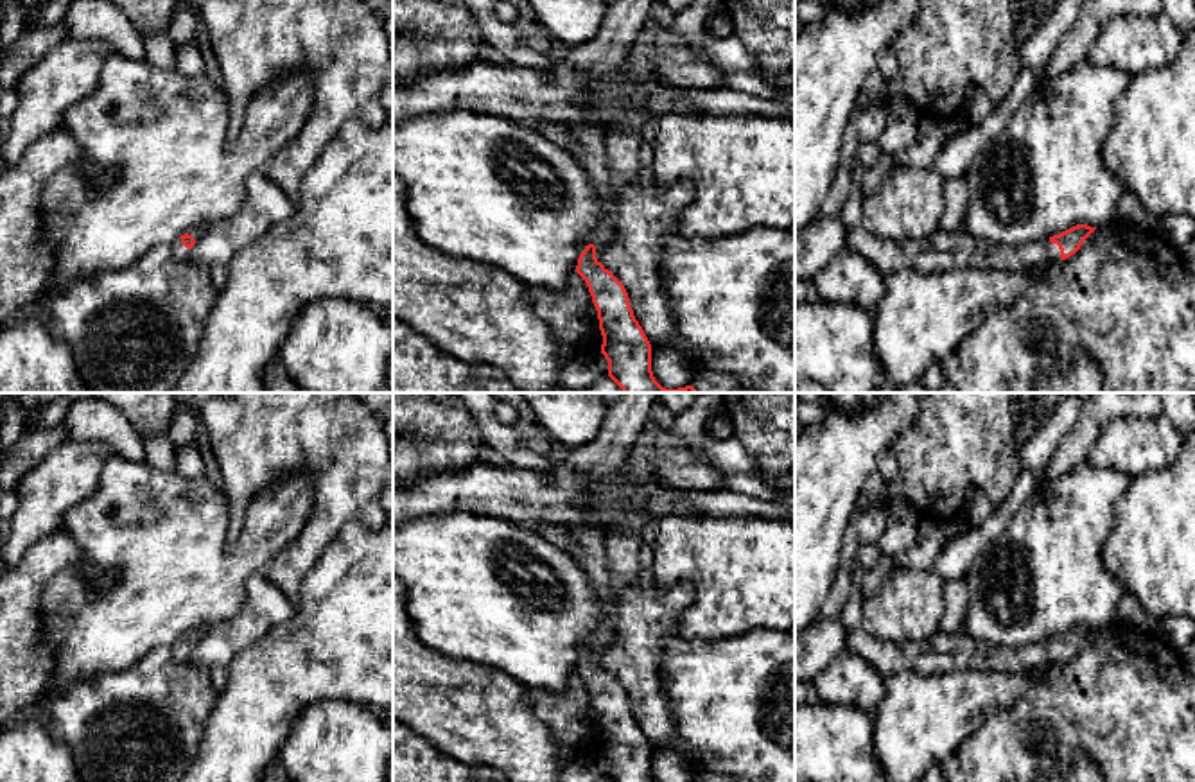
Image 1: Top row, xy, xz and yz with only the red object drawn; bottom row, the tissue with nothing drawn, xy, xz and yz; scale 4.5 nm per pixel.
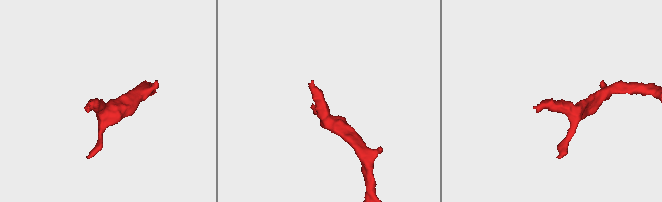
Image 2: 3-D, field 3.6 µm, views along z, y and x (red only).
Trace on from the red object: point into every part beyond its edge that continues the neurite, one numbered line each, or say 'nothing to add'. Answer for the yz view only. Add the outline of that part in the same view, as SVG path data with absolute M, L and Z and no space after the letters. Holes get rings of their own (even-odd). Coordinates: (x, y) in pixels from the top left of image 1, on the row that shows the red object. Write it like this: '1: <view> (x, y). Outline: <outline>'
1: yz (944, 251). Outline: M858 226L849 230L847 246L883 274L901 269L922 274L969 267L1017 271L1060 260L1060 249L1050 239L1023 246L994 246L974 239L964 226L955 231L938 230L929 240L885 240Z

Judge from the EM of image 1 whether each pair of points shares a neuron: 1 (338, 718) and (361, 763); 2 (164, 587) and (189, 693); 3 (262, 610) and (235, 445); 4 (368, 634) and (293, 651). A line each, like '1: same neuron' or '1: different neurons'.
1: same neuron
2: different neurons
3: different neurons
4: same neuron

